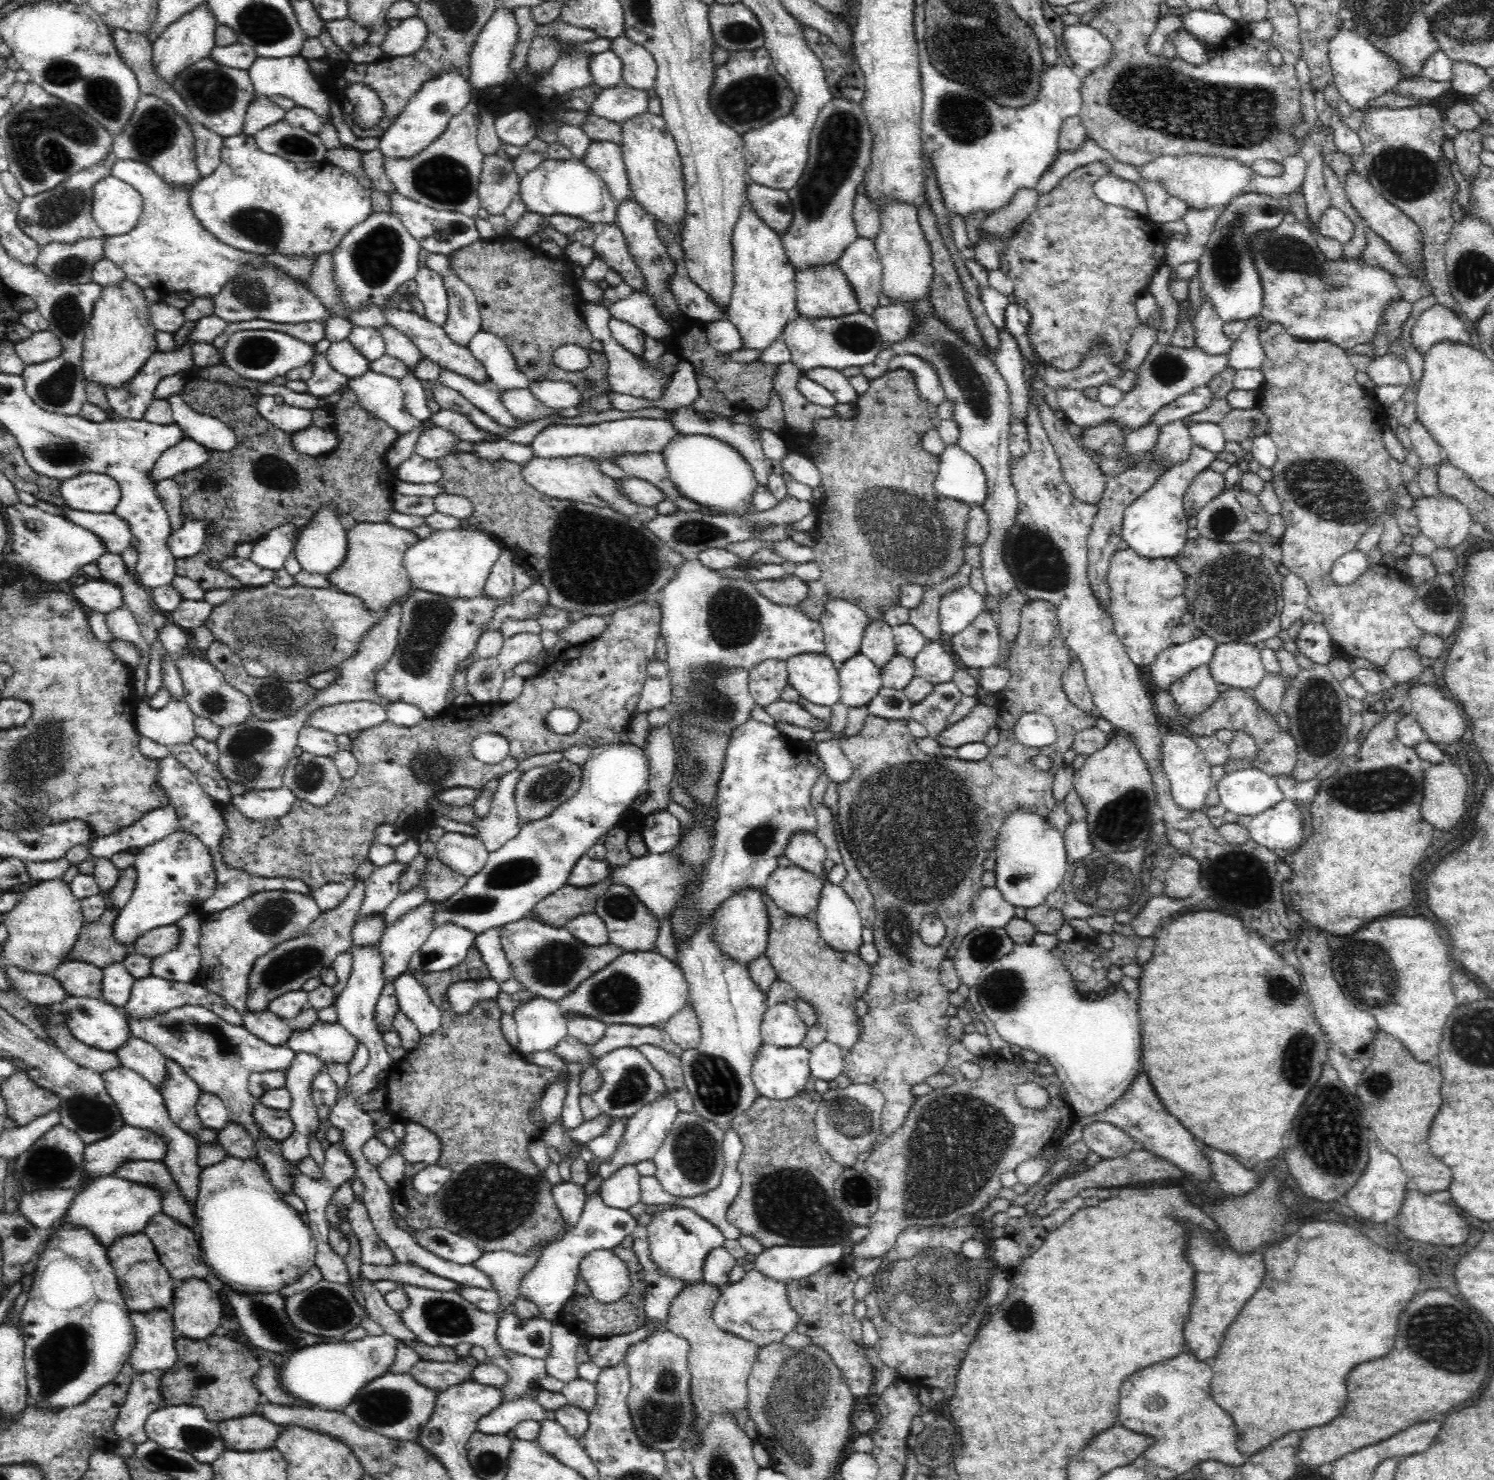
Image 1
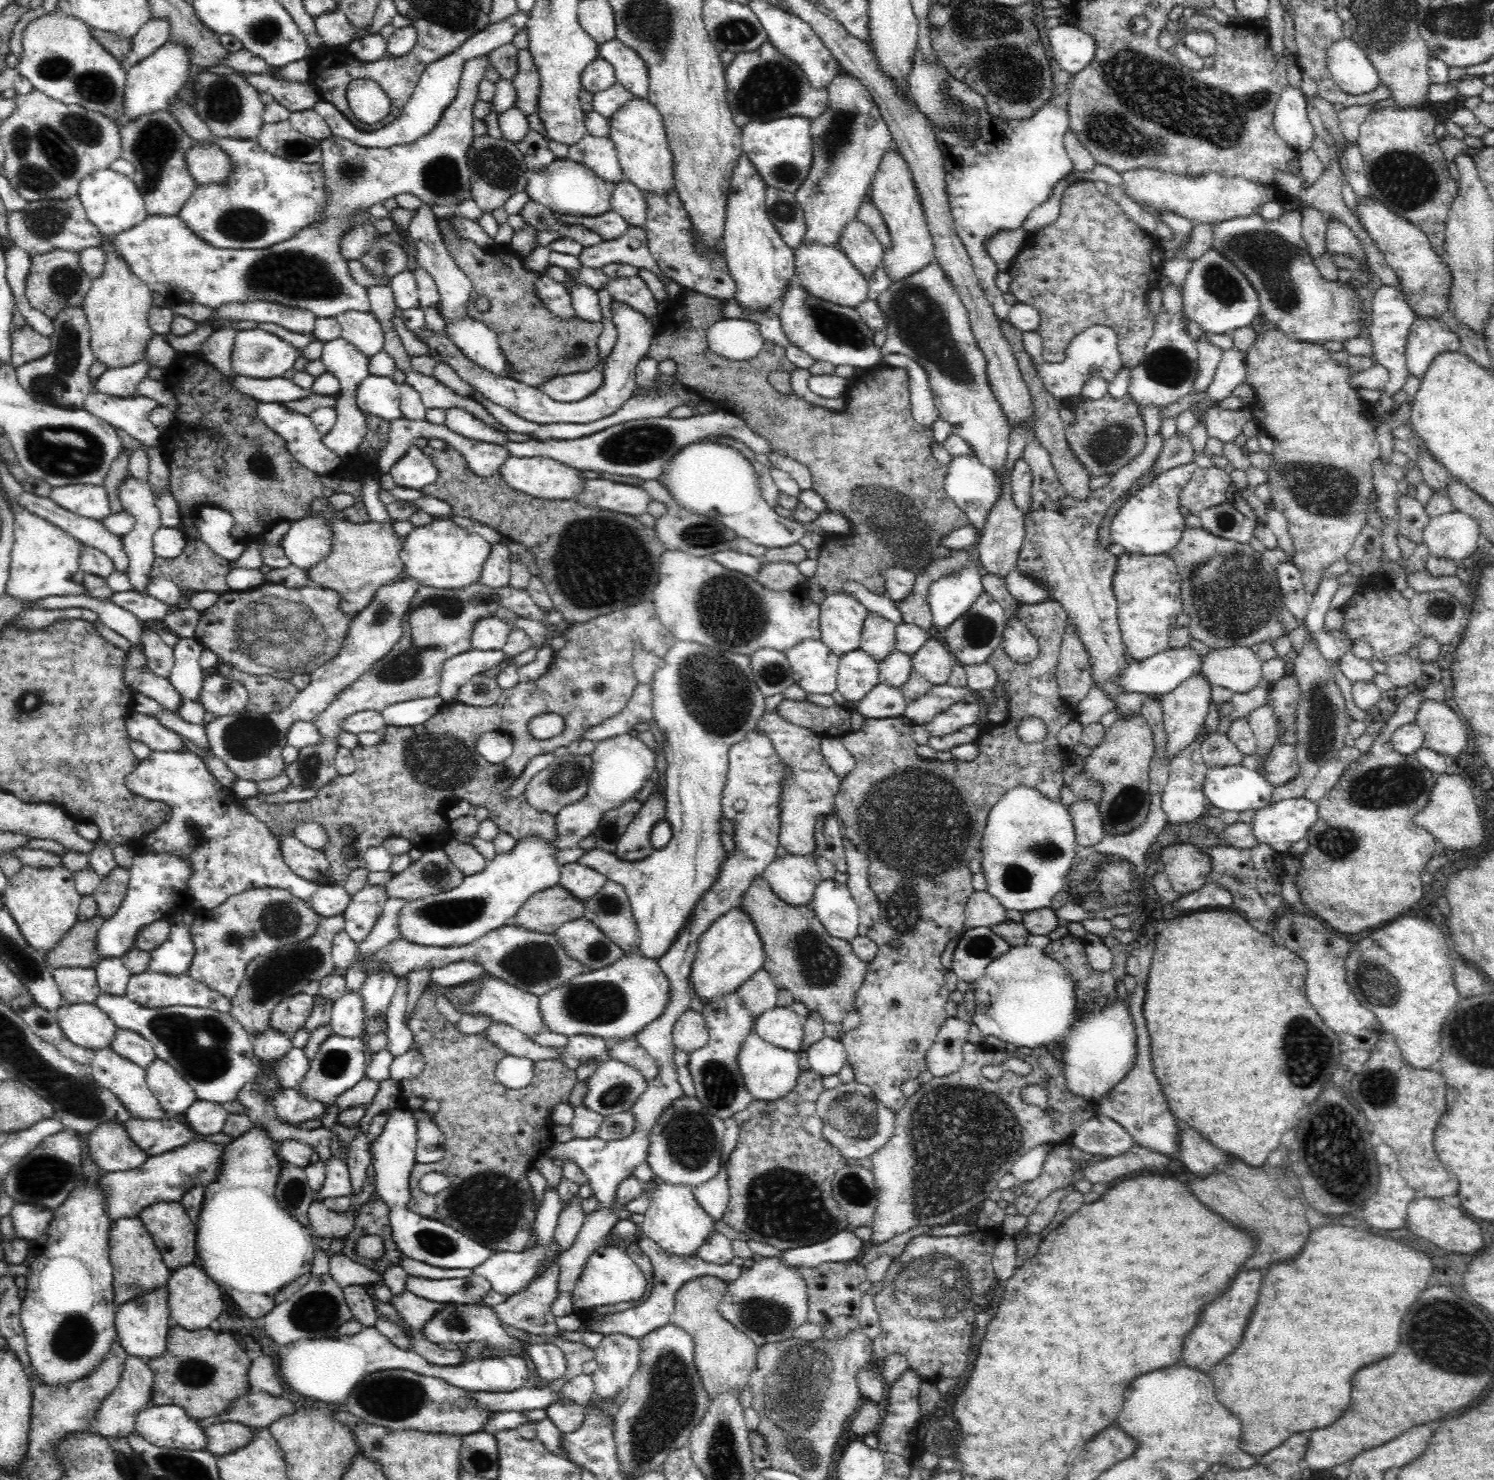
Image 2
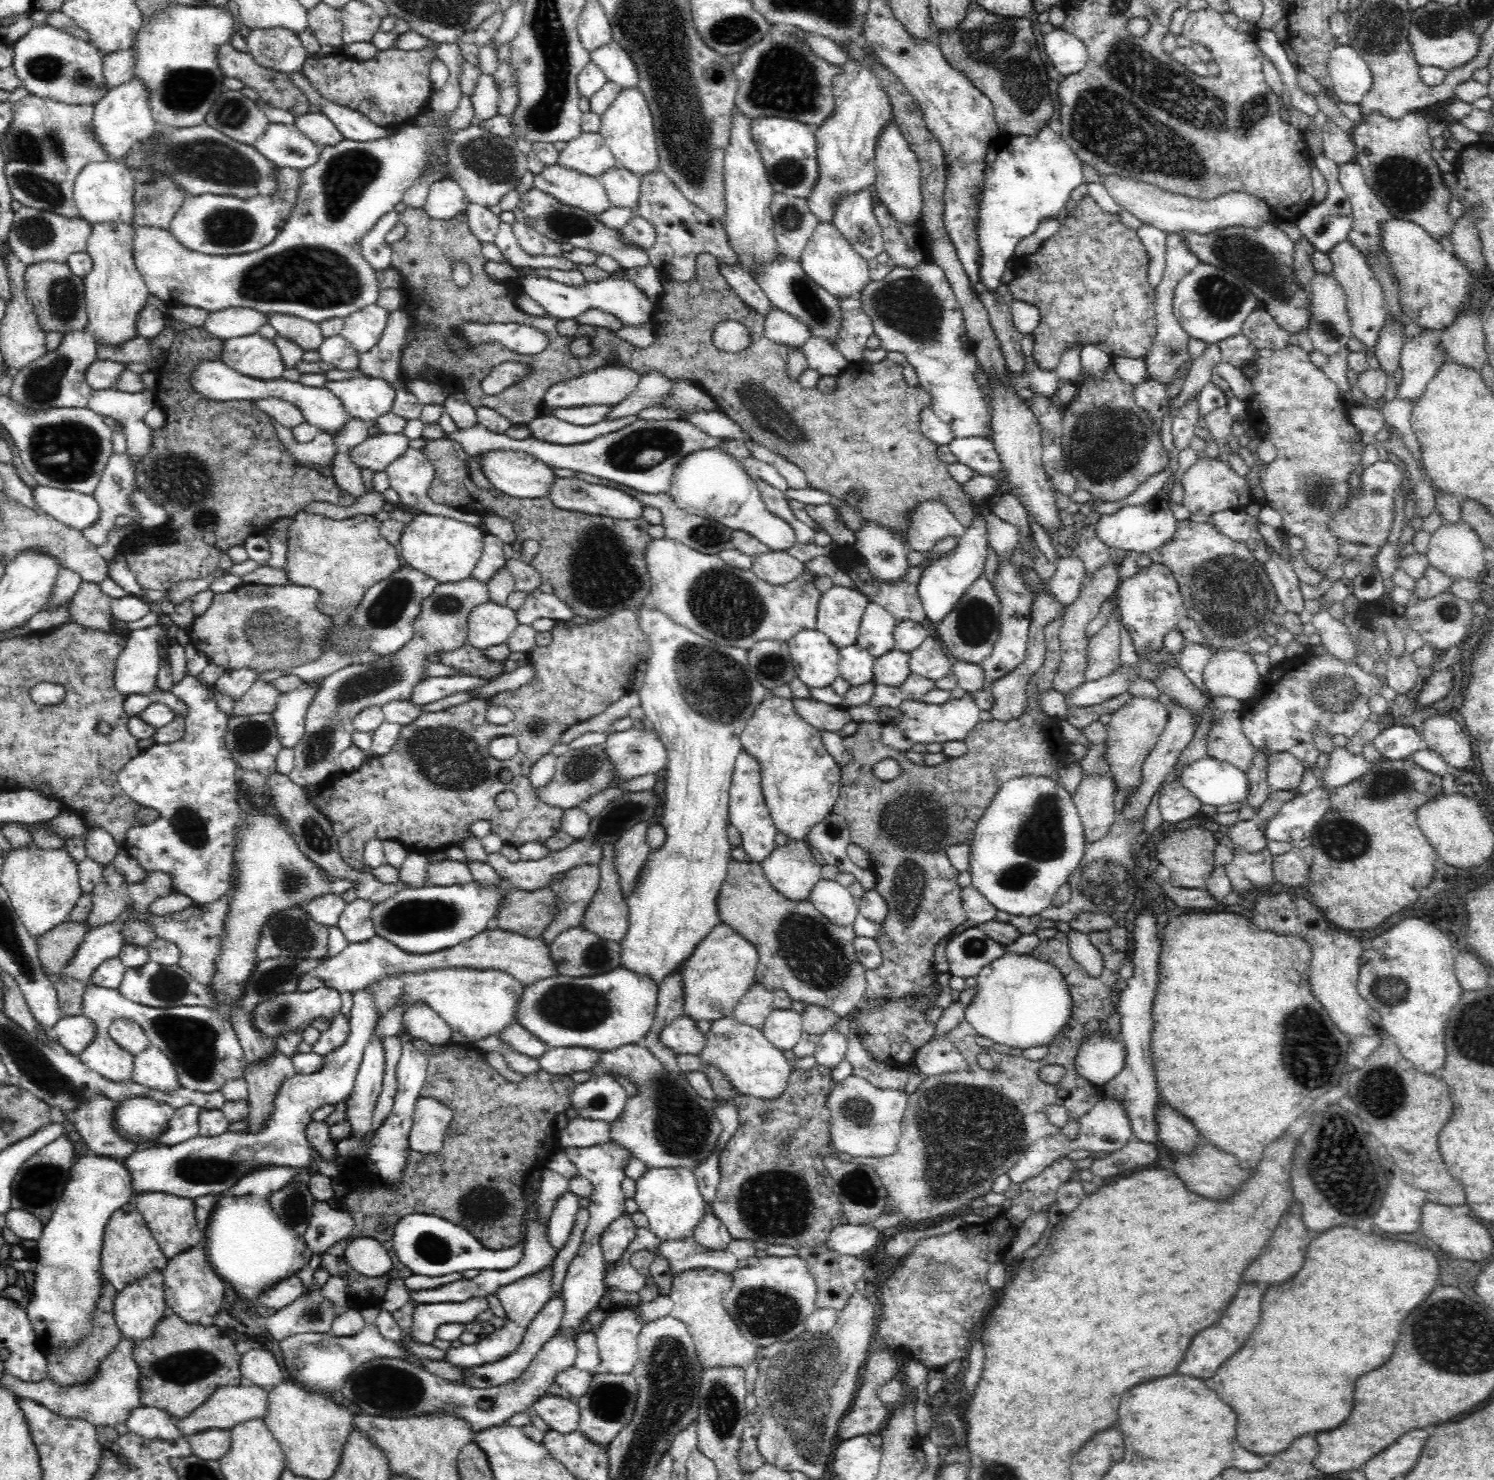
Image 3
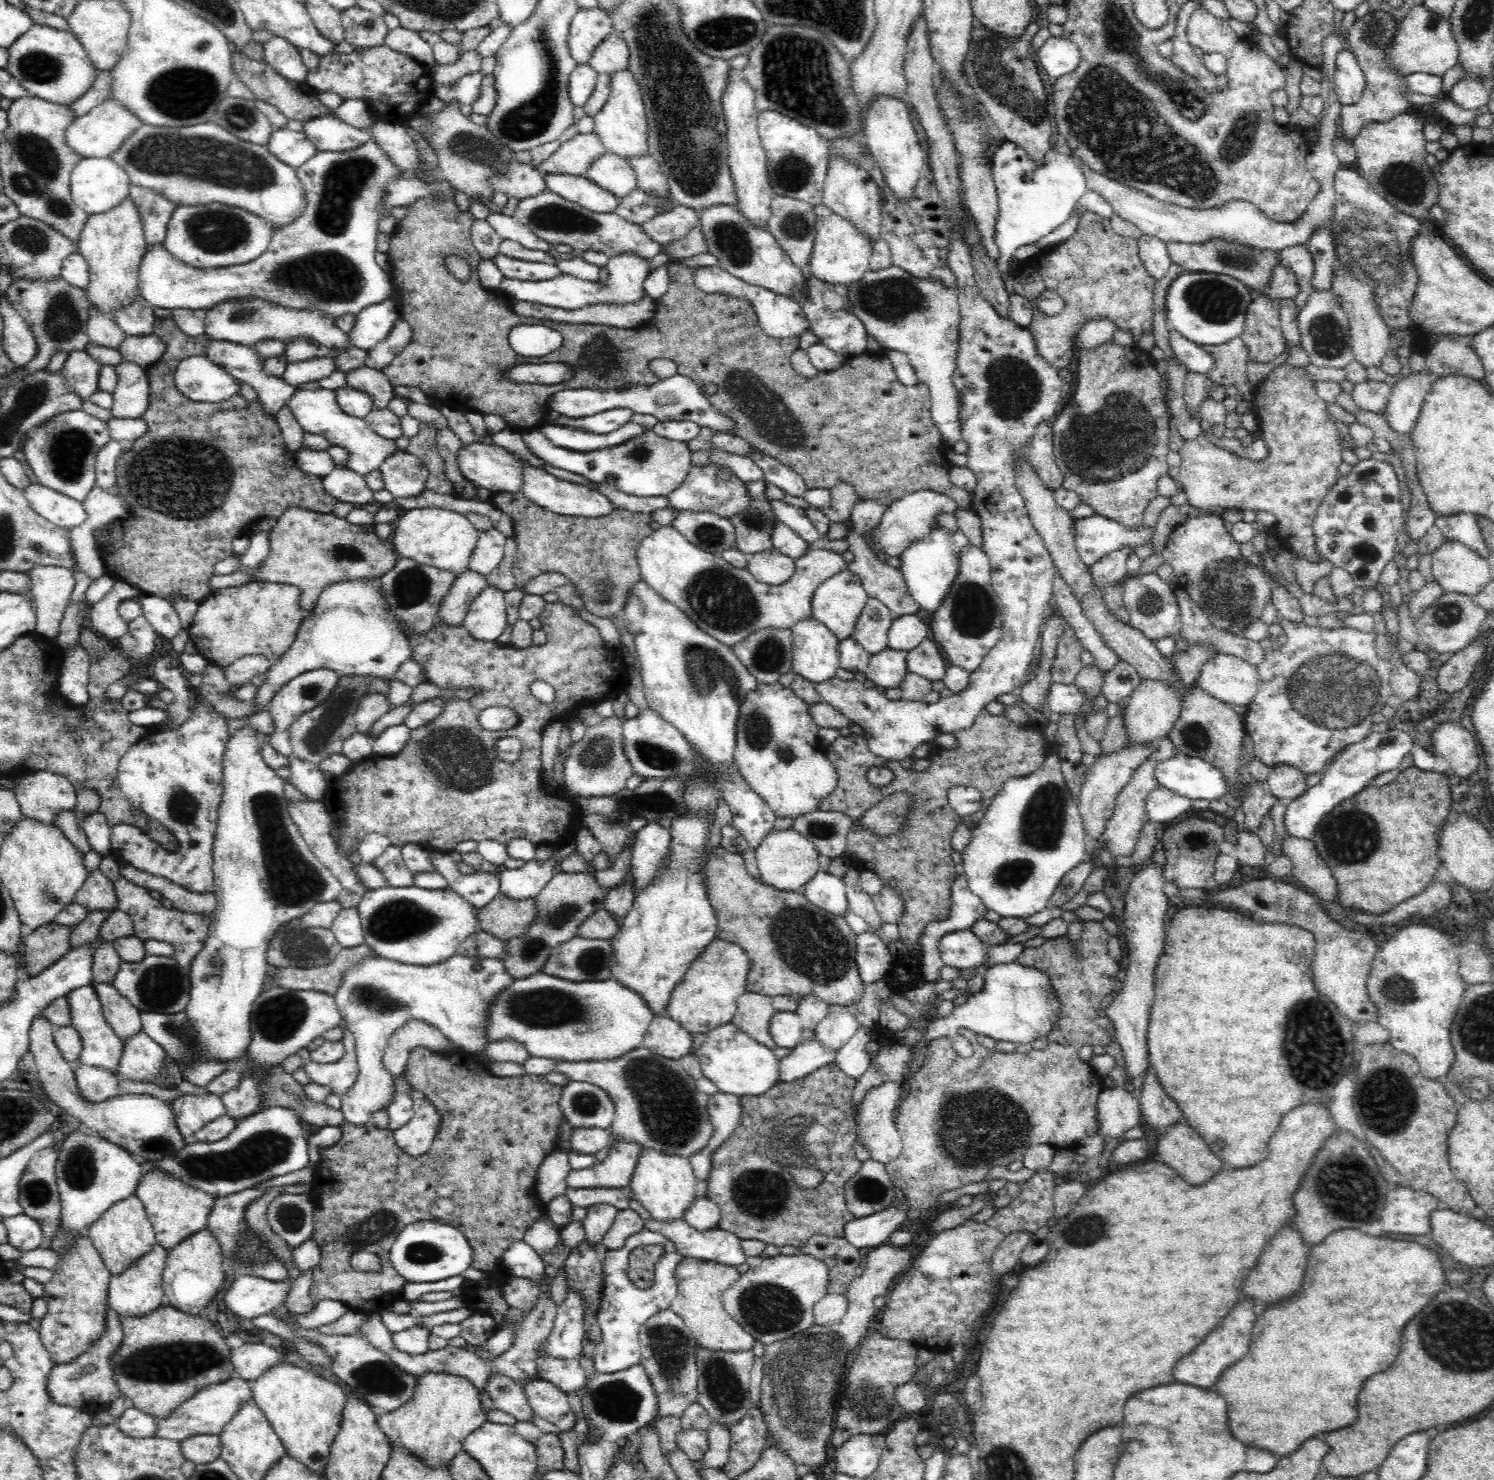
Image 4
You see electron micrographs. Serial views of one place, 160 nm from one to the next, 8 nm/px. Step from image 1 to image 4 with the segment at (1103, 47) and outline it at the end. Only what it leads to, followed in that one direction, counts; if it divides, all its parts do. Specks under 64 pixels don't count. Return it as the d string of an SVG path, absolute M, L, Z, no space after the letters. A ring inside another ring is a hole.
M1051 36L1037 50L1038 60L1048 73L1057 79L1073 71L1081 59L1079 48L1061 36Z

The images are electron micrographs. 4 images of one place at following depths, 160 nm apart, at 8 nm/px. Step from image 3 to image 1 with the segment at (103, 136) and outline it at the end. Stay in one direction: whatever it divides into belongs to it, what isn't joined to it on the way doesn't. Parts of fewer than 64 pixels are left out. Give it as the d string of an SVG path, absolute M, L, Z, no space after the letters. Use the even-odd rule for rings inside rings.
M207 2L199 4L194 10L182 14L178 20L166 26L160 36L153 42L153 70L159 74L163 82L173 82L174 76L180 74L186 66L199 62L202 58L210 56L212 49L216 46L215 32L218 26L213 12L209 10Z

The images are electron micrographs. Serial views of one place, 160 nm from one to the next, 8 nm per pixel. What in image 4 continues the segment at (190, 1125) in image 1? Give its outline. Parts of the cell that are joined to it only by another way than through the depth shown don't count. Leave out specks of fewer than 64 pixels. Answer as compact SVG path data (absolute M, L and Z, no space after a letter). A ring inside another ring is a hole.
M142 1030L124 1042L117 1074L121 1080L156 1084L165 1066L168 1066L165 1050Z

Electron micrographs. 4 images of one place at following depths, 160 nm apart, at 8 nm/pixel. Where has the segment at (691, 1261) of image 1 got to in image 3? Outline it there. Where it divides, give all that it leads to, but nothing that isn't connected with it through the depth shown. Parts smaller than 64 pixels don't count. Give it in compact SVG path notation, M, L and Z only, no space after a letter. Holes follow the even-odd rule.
M684 1167L647 1168L635 1181L635 1201L639 1211L648 1219L648 1229L660 1239L660 1242L685 1238L694 1238L695 1228L704 1218L704 1199L700 1194L695 1175Z

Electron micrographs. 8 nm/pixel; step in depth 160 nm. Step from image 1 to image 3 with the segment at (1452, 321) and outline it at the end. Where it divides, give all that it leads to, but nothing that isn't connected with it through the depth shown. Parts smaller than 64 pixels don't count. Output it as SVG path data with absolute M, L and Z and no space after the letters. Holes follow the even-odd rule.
M1422 328L1419 330L1420 334L1405 340L1401 350L1403 380L1397 390L1398 398L1415 401L1420 398L1436 371L1448 360L1439 344L1439 333Z

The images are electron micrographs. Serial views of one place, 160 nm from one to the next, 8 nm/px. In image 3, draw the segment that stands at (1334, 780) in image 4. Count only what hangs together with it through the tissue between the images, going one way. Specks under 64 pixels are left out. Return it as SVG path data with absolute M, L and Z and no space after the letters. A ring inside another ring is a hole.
M1411 725L1390 726L1380 731L1373 743L1388 760L1410 759L1411 754L1426 748L1420 733ZM1314 788L1307 793L1296 795L1289 802L1286 802L1278 814L1274 816L1266 826L1262 828L1262 833L1267 841L1287 842L1293 847L1304 848L1311 844L1311 834L1314 826L1320 823L1326 810L1328 810L1328 803L1330 791L1328 789Z

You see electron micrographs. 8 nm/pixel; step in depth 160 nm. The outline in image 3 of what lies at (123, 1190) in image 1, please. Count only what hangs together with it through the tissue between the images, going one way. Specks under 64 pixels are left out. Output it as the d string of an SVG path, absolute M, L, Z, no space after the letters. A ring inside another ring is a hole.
M363 988L353 993L353 1006L350 1012L351 1031L348 1038L344 1040L344 1044L336 1046L332 1053L329 1053L323 1060L323 1066L320 1070L308 1075L294 1075L289 1078L278 1091L277 1097L273 1102L273 1111L269 1119L265 1122L266 1126L258 1133L248 1133L248 1130L234 1133L234 1131L226 1131L214 1137L195 1136L186 1142L174 1146L147 1146L140 1147L134 1154L131 1154L124 1160L126 1171L130 1173L130 1181L132 1181L132 1196L136 1198L138 1194L149 1193L150 1191L160 1191L178 1197L186 1197L195 1199L206 1194L220 1195L220 1192L231 1188L244 1176L250 1174L252 1170L258 1170L262 1166L268 1164L276 1164L276 1166L290 1166L290 1168L304 1168L304 1166L313 1166L311 1173L317 1172L317 1166L312 1158L311 1146L308 1142L305 1130L310 1122L312 1112L325 1104L336 1105L345 1100L351 1093L355 1085L355 1078L358 1069L362 1066L364 1058L363 1050L369 1043L369 1040L376 1030L380 1014L375 1010L374 996L371 990Z

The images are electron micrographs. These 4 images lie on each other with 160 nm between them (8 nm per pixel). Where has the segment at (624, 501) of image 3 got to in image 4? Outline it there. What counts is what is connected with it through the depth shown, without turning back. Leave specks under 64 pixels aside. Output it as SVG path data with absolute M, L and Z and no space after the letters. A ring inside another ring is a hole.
M521 460L521 464L523 464L521 492L543 509L564 516L586 518L609 515L614 509L618 509L598 490L574 482L566 482L545 470L532 467L524 460Z

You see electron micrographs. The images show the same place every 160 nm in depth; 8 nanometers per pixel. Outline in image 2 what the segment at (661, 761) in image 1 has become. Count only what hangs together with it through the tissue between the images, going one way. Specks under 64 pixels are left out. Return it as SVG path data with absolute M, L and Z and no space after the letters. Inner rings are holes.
M655 789L648 800L642 803L641 810L620 838L615 856L626 861L647 858L654 851L651 844L651 829L665 816L666 794Z

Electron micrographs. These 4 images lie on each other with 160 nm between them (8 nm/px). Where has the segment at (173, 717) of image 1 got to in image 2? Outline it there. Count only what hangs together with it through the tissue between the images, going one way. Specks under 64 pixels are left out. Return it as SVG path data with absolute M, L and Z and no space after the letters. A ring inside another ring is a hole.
M134 649L127 654L125 660L124 680L133 692L153 698L166 709L166 712L179 715L179 708L184 698L173 687L169 679L156 676L147 664L142 651Z

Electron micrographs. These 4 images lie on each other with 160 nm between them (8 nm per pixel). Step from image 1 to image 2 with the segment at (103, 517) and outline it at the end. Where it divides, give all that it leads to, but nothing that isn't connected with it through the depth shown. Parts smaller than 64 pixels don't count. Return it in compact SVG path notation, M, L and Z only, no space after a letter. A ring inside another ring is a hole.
M22 493L17 498L18 504L21 504L26 510L29 510L32 514L48 520L54 526L61 528L64 532L77 538L79 542L84 543L86 546L94 547L101 550L104 554L110 557L110 560L114 563L115 570L122 572L129 568L129 558L127 557L125 546L123 545L123 537L110 532L107 526L104 526L103 521L93 520L93 518L84 518L78 516L60 505L55 504L50 497L40 497L32 493Z

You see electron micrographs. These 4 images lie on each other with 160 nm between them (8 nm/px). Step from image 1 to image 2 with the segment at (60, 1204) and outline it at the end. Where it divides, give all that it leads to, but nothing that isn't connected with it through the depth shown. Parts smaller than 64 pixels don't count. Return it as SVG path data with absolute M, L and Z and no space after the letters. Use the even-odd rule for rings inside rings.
M18 1202L14 1204L10 1214L16 1230L15 1236L31 1241L44 1235L46 1227L53 1219L54 1211L45 1206Z

